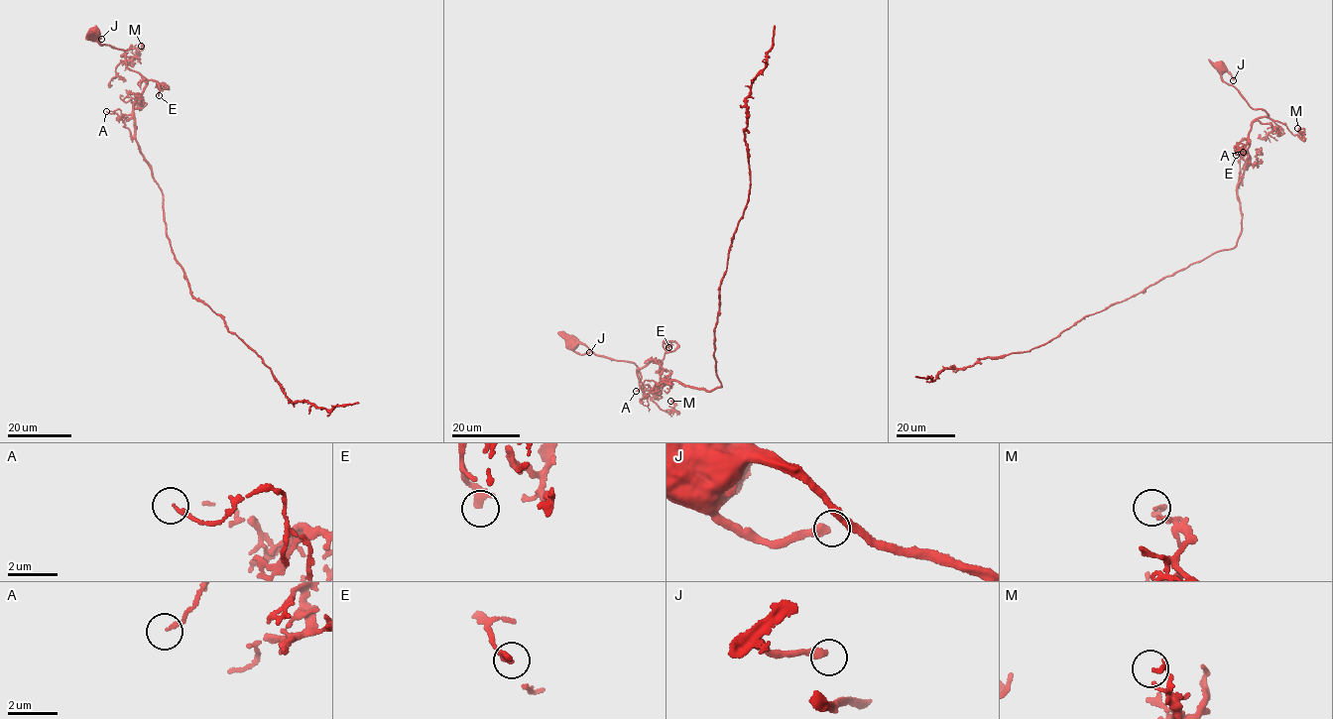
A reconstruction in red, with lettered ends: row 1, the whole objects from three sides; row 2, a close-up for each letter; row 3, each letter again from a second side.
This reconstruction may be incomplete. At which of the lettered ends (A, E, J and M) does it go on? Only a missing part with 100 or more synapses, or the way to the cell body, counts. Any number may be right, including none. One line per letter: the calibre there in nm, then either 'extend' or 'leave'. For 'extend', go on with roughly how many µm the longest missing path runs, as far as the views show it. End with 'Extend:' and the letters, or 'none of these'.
A: 150 nm thick; leave
E: 280 nm thick; leave
J: 320 nm thick; leave
M: 160 nm thick; leave
Extend: none of these

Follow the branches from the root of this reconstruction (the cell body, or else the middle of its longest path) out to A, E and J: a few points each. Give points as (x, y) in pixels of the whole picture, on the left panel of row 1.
A: (93, 33), (101, 45), (131, 45), (126, 65), (146, 80), (134, 103), (133, 137), (121, 111), (106, 111)
E: (93, 33), (90, 35), (101, 45), (125, 50), (131, 45), (125, 51), (126, 65), (156, 81), (159, 95)
J: (93, 33), (89, 36), (101, 39)

